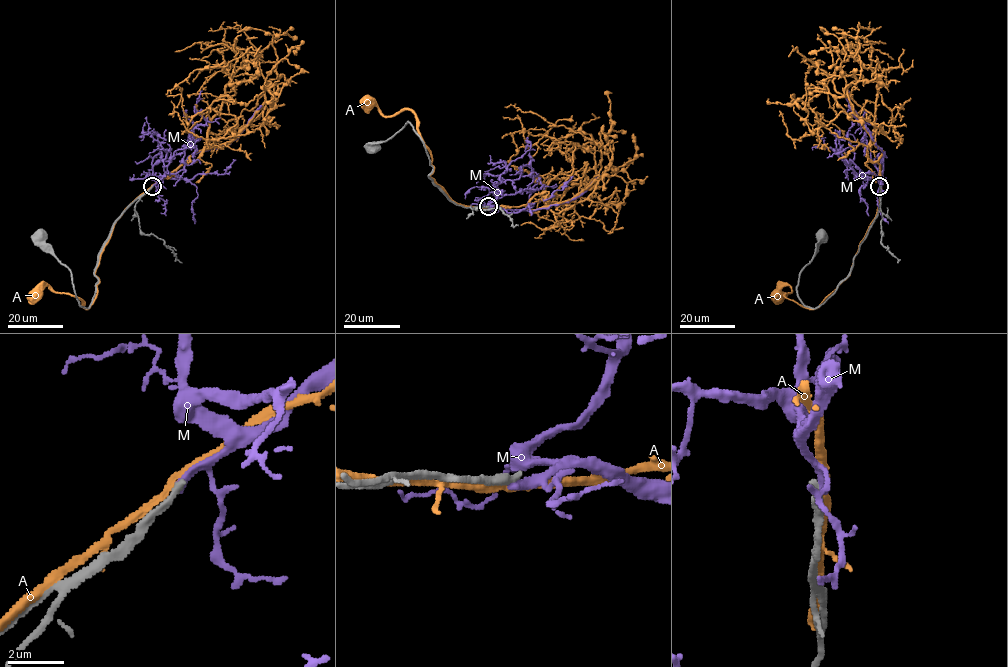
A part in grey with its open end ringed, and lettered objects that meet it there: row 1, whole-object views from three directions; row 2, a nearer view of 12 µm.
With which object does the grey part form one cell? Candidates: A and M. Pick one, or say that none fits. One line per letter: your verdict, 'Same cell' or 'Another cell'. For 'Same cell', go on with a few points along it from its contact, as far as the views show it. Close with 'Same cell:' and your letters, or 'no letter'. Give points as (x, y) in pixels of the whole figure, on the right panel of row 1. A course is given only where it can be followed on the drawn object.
A: Another cell
M: Another cell
Same cell: no letter

